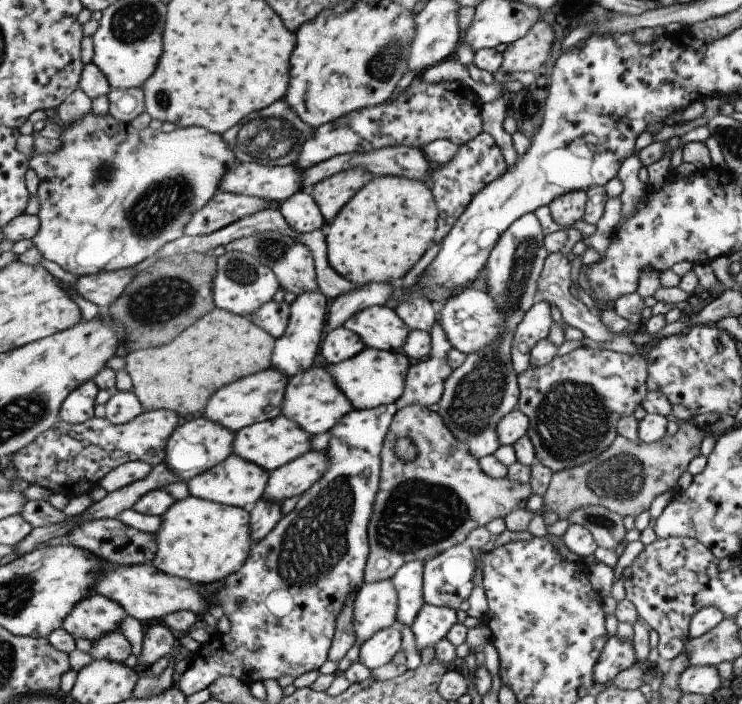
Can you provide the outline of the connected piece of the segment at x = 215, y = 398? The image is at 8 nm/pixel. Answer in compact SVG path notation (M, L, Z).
M273 366L260 373L236 380L227 387L220 388L212 396L203 416L224 424L235 433L249 425L276 419L284 412L285 395L290 380L291 378L285 373L279 372Z

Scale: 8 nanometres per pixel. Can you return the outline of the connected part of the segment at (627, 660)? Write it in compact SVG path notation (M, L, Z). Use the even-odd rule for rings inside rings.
M613 635L596 660L593 670L594 684L611 684L619 671L635 664L637 664L637 660L632 641L622 641Z

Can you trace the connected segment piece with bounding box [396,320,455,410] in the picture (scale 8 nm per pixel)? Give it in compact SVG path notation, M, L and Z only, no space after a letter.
M437 322L430 328L432 351L425 362L412 362L404 395L396 402L397 408L409 405L437 404L442 399L445 383L455 370L450 365L451 344L443 325Z

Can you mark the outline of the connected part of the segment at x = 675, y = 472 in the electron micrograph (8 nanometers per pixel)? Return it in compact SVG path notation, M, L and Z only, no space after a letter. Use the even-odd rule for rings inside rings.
M678 422L677 431L673 436L665 435L654 443L644 443L639 440L630 441L617 434L613 444L595 459L588 463L554 473L551 484L545 493L543 509L555 511L559 518L568 520L573 511L587 506L604 506L607 510L625 516L636 516L643 510L648 510L649 504L655 496L667 490L675 490L679 475L686 470L692 458L700 454L700 444L705 436L697 425L692 422Z

